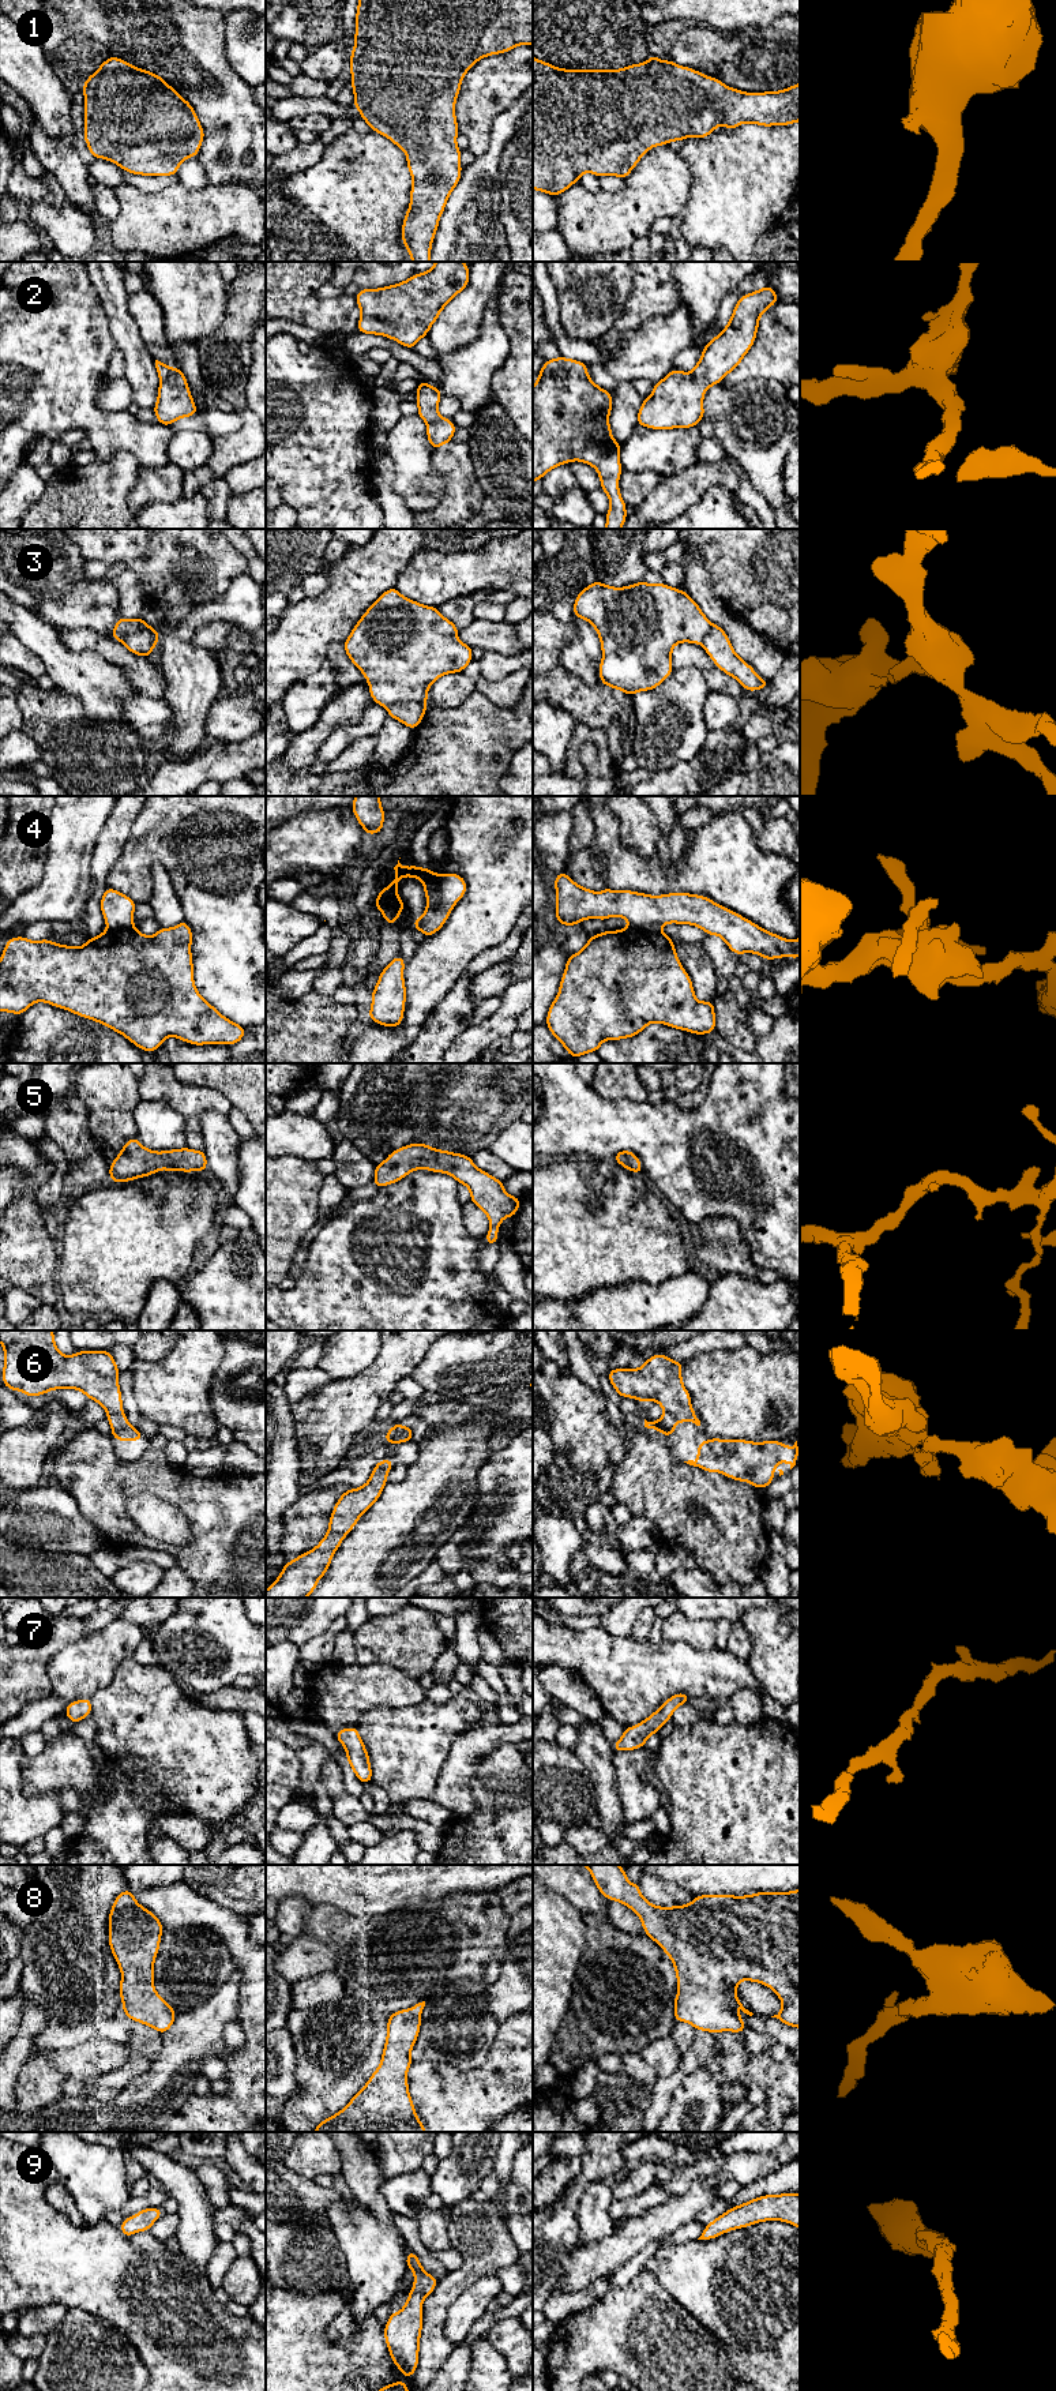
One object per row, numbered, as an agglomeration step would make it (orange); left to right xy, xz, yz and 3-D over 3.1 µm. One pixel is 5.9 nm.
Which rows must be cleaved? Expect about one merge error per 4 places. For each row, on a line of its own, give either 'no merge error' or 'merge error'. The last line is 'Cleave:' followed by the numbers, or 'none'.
1: no merge error
2: no merge error
3: merge error
4: merge error
5: no merge error
6: no merge error
7: no merge error
8: no merge error
9: no merge error
Cleave: 3, 4

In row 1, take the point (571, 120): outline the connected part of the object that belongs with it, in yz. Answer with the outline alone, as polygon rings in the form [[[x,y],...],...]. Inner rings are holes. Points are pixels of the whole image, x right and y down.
[[[654,55],[646,63],[631,64],[621,70],[564,70],[556,68],[546,61],[537,60],[533,56],[533,189],[546,192],[552,196],[560,195],[574,183],[579,181],[585,172],[591,172],[597,177],[619,176],[627,179],[639,159],[654,146],[669,144],[672,140],[684,140],[689,136],[707,138],[719,124],[733,130],[744,123],[759,124],[763,127],[789,125],[800,121],[800,82],[781,91],[745,93],[725,86],[719,79],[706,76],[704,74],[688,67],[677,65],[672,60],[662,61]]]

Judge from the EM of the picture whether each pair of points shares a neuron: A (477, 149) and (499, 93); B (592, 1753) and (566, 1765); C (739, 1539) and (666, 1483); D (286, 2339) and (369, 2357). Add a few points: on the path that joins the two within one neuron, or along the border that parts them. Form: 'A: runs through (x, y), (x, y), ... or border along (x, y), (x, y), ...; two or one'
A: runs through (477, 134), (477, 108), (484, 101); one
B: border along (574, 1750), (587, 1770), (594, 1789); two
C: runs through (728, 1519), (695, 1486), (687, 1486); one
D: runs through (307, 2357), (349, 2357); one

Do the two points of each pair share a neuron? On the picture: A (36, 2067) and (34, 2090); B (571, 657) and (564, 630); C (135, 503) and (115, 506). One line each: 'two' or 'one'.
A: one
B: two
C: two

